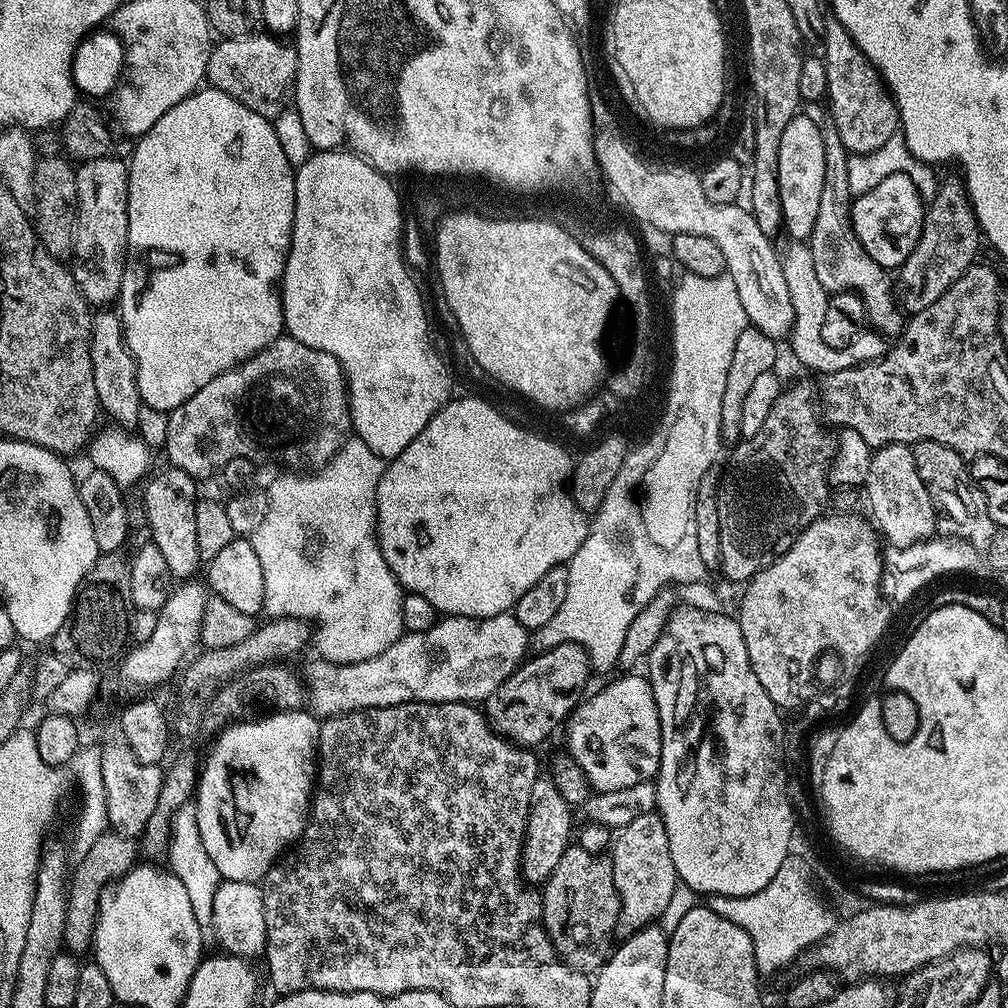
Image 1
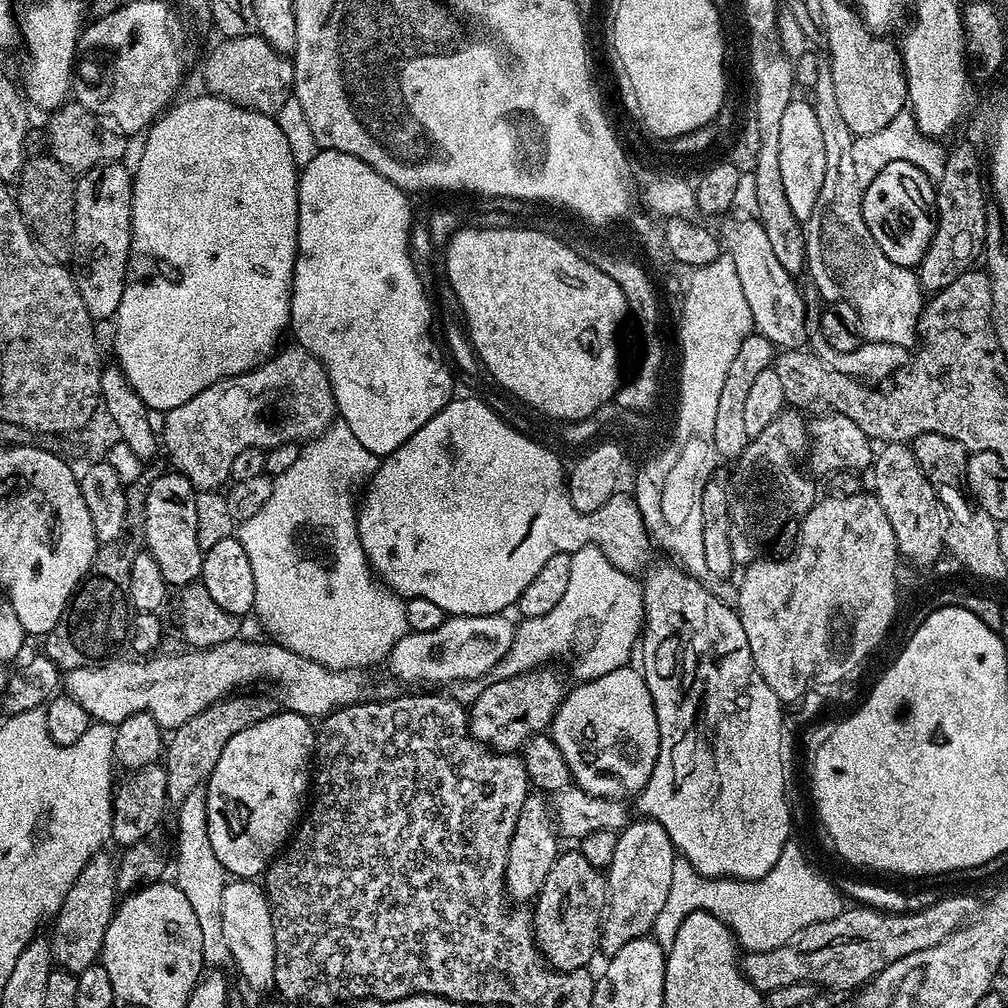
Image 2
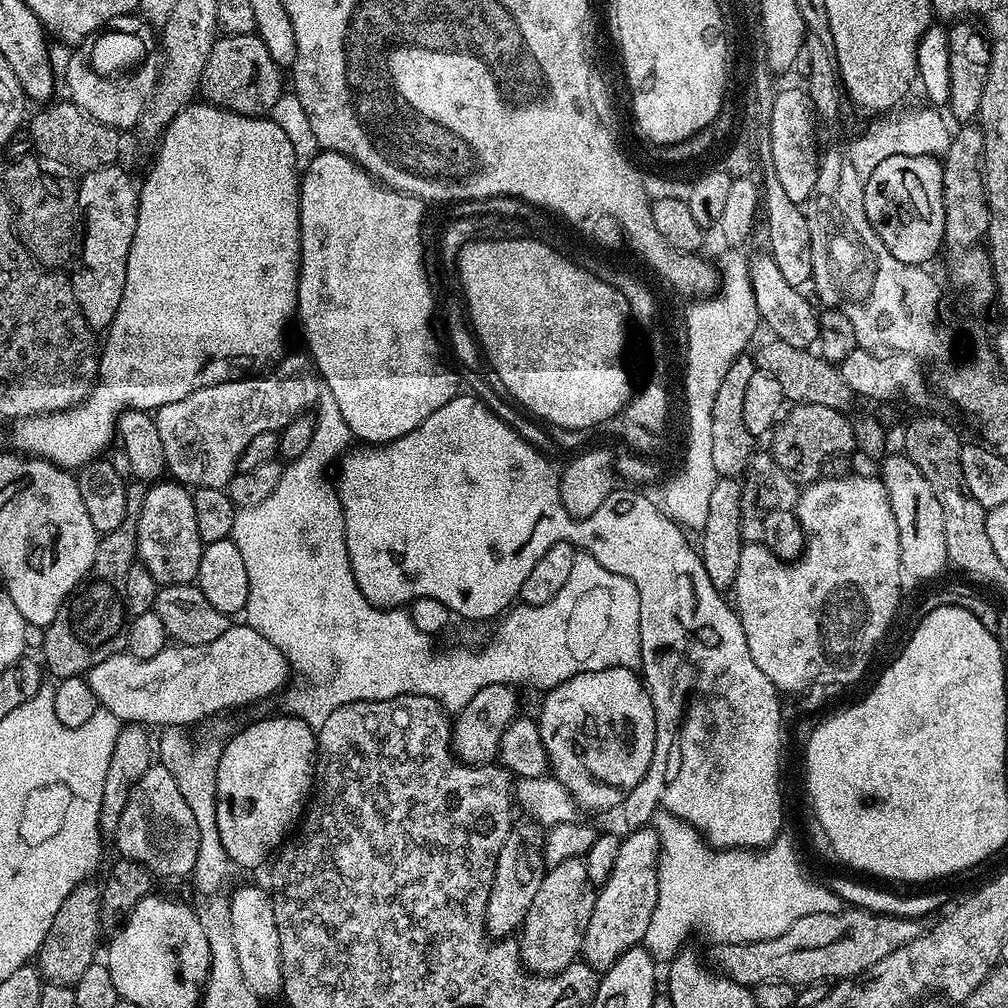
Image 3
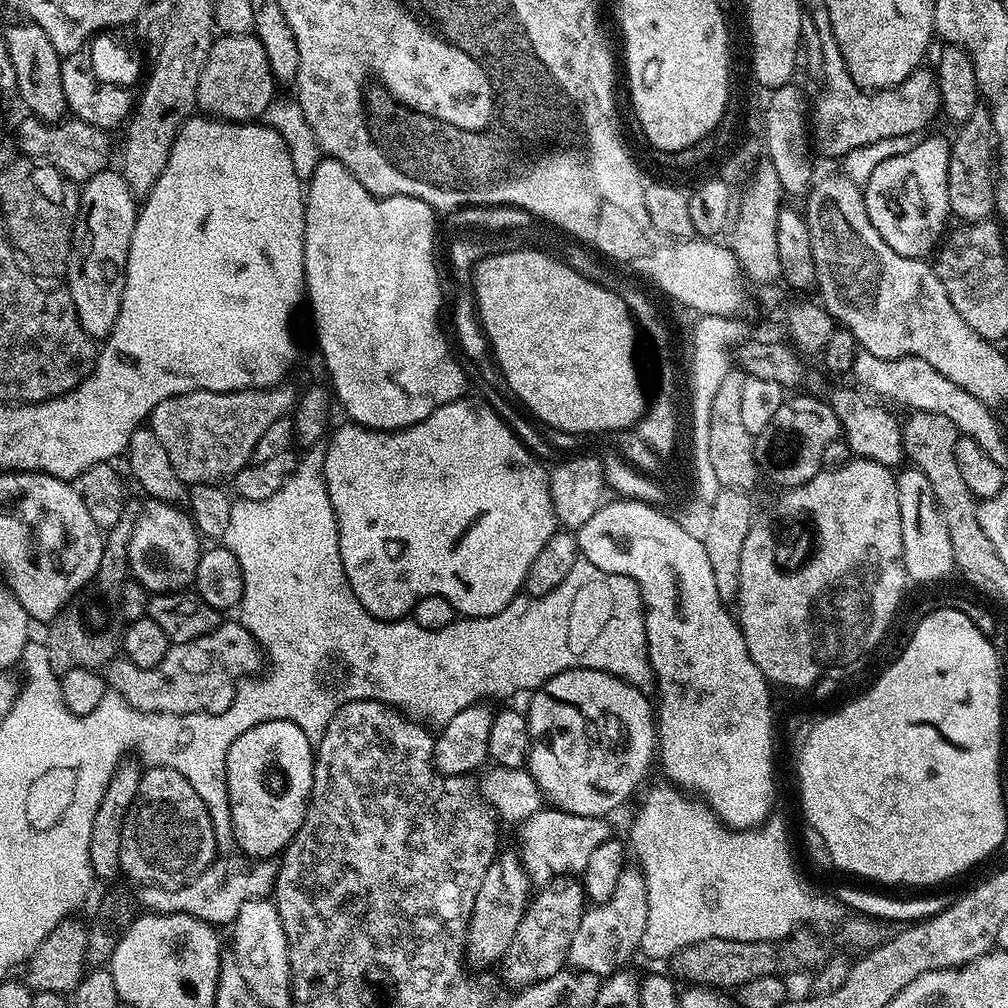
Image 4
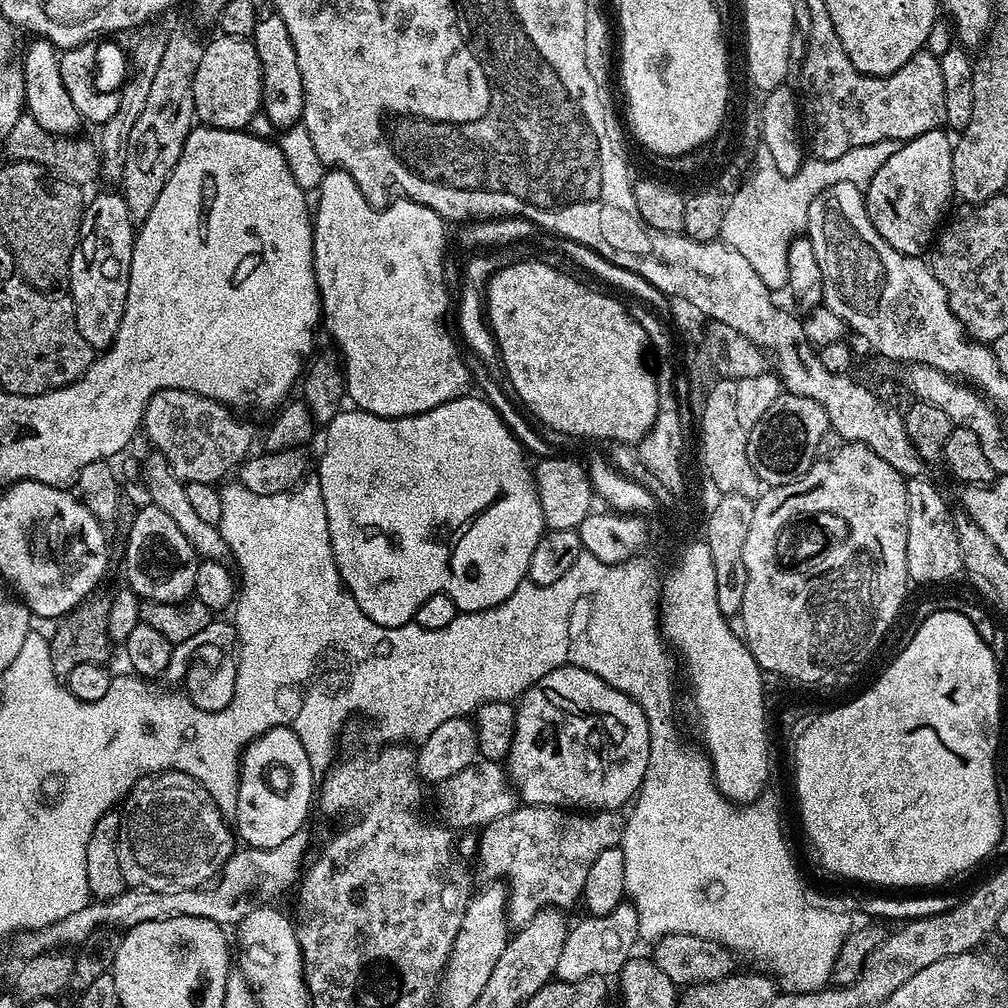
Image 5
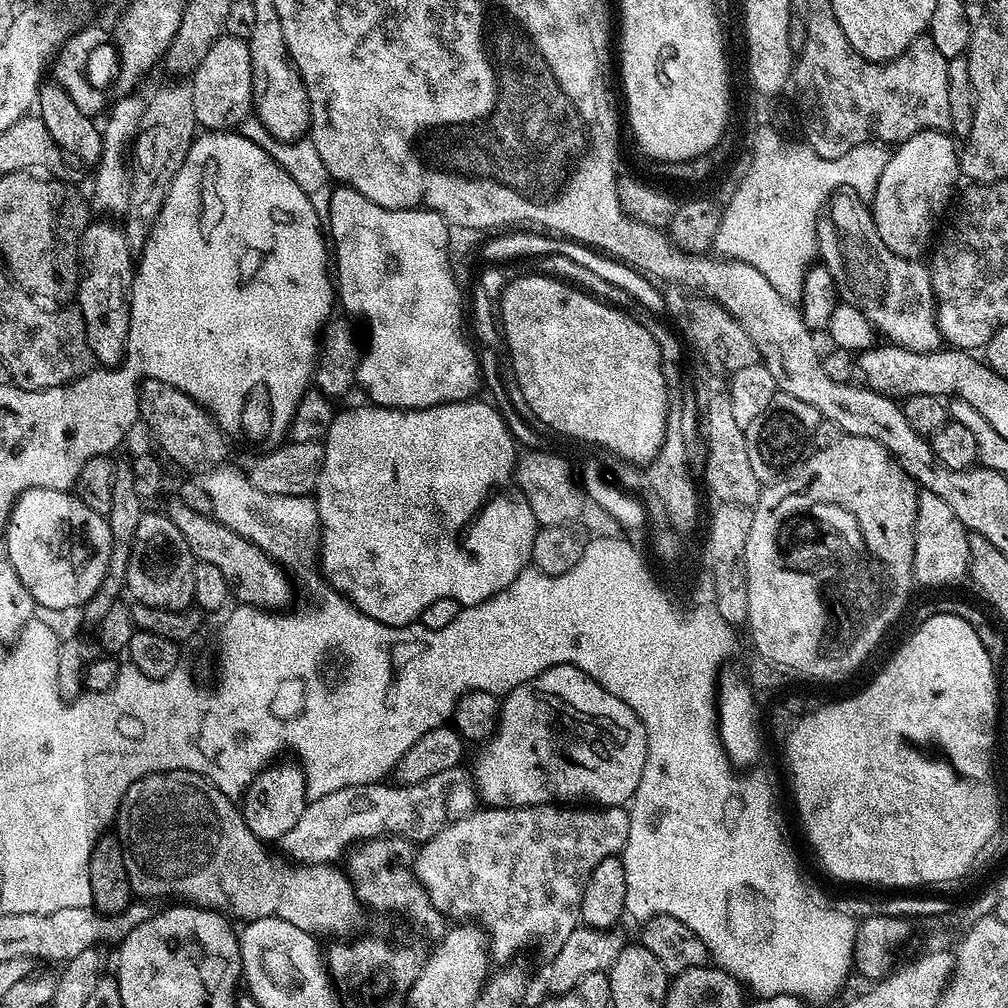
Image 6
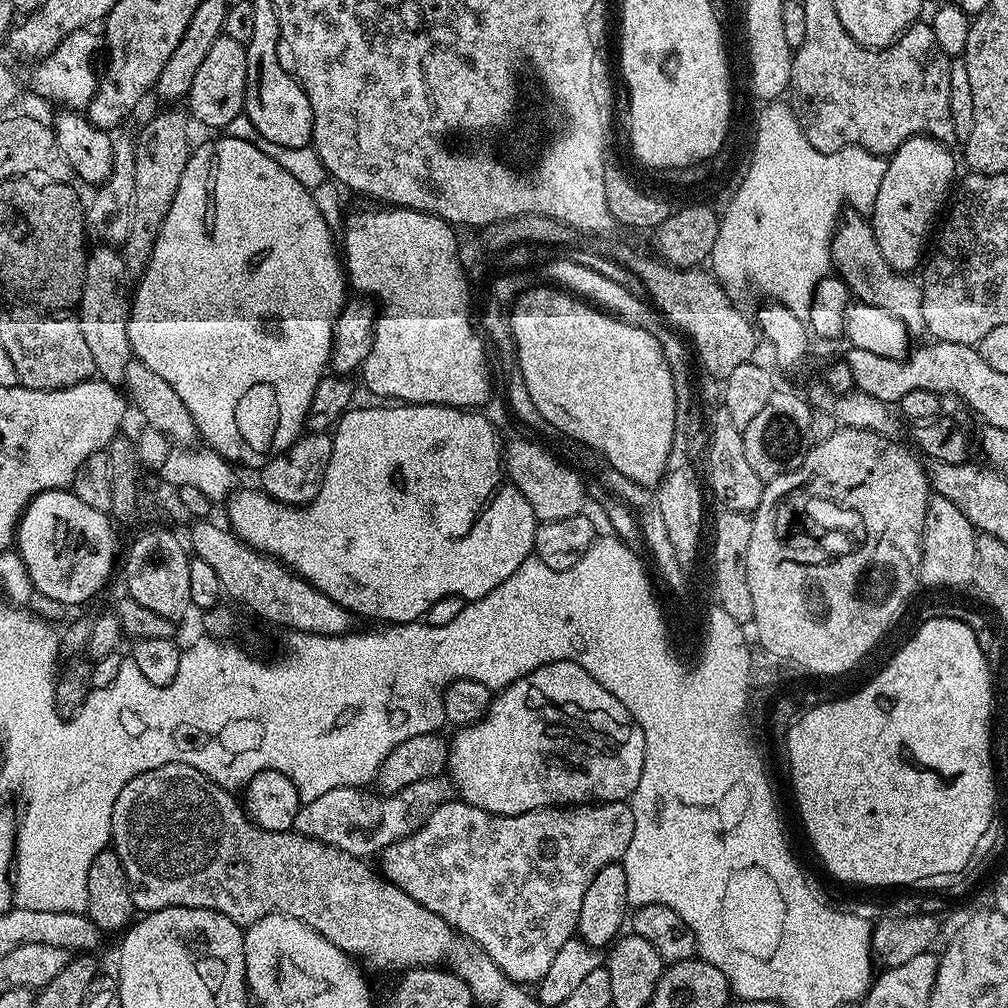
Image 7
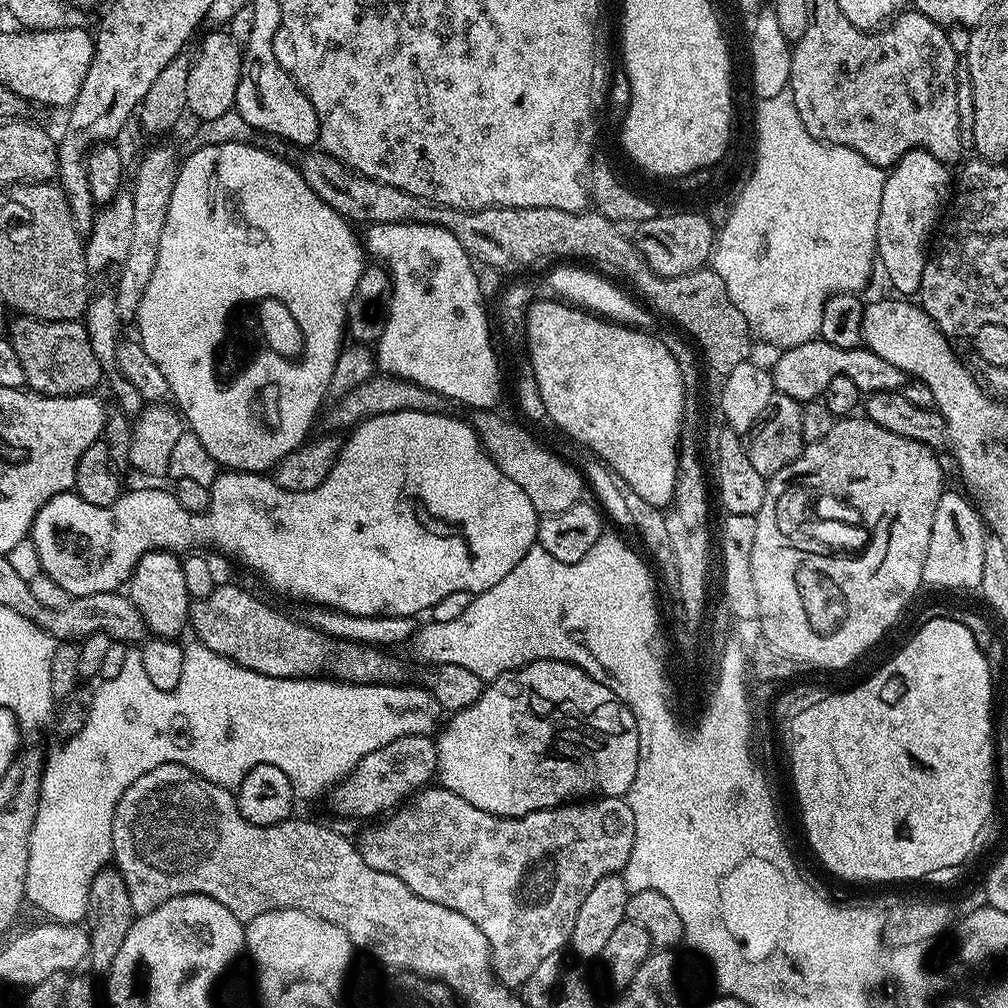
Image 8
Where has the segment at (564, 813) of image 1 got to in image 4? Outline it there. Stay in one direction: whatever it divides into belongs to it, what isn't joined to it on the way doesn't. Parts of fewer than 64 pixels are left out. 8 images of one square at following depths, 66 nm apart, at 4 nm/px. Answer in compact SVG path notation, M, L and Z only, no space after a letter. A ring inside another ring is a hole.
M497 851L492 864L478 886L478 898L474 898L474 910L468 919L468 938L466 941L466 960L476 970L484 970L487 964L503 961L514 934L518 934L518 922L522 922L524 912L530 903L530 881L528 871L515 851Z

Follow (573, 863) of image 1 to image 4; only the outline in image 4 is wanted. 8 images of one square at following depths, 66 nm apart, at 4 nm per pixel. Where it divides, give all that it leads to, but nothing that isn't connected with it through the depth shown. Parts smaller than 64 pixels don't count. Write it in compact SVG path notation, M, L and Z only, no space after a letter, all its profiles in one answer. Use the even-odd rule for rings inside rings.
M556 882L537 891L540 893L531 897L522 922L518 922L518 934L514 934L514 942L510 942L510 950L506 950L502 961L504 980L513 989L519 990L565 971L570 938L574 938L574 930L578 930L578 922L586 910L583 883L568 883L572 882Z

